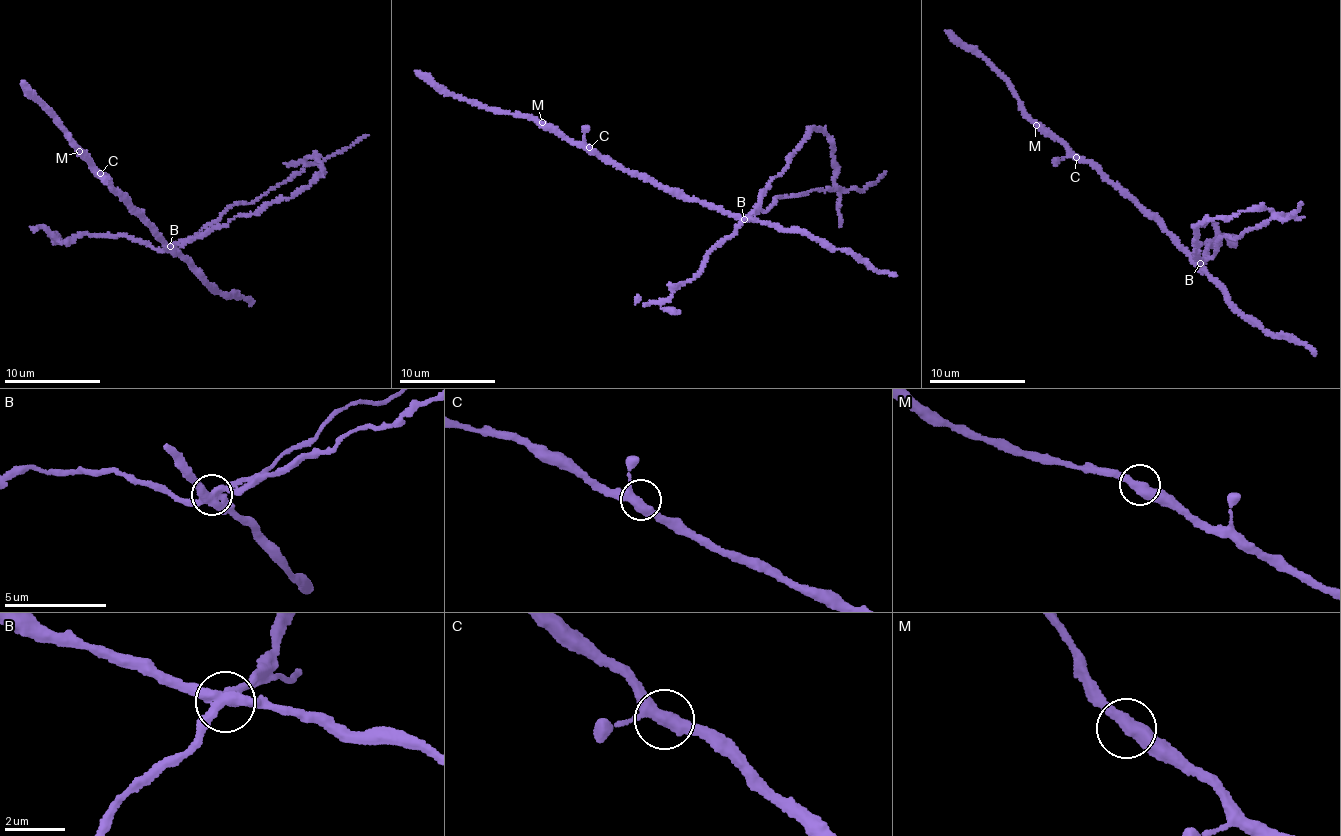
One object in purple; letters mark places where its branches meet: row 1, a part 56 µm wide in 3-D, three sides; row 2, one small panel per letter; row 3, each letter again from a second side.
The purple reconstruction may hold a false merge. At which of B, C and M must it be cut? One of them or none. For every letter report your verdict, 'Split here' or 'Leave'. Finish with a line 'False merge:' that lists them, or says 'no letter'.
B: Split here
C: Leave
M: Leave
False merge: B

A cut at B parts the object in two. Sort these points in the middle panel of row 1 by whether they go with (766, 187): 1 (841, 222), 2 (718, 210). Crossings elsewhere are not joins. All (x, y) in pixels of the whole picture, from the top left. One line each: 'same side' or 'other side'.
1: same side
2: other side

